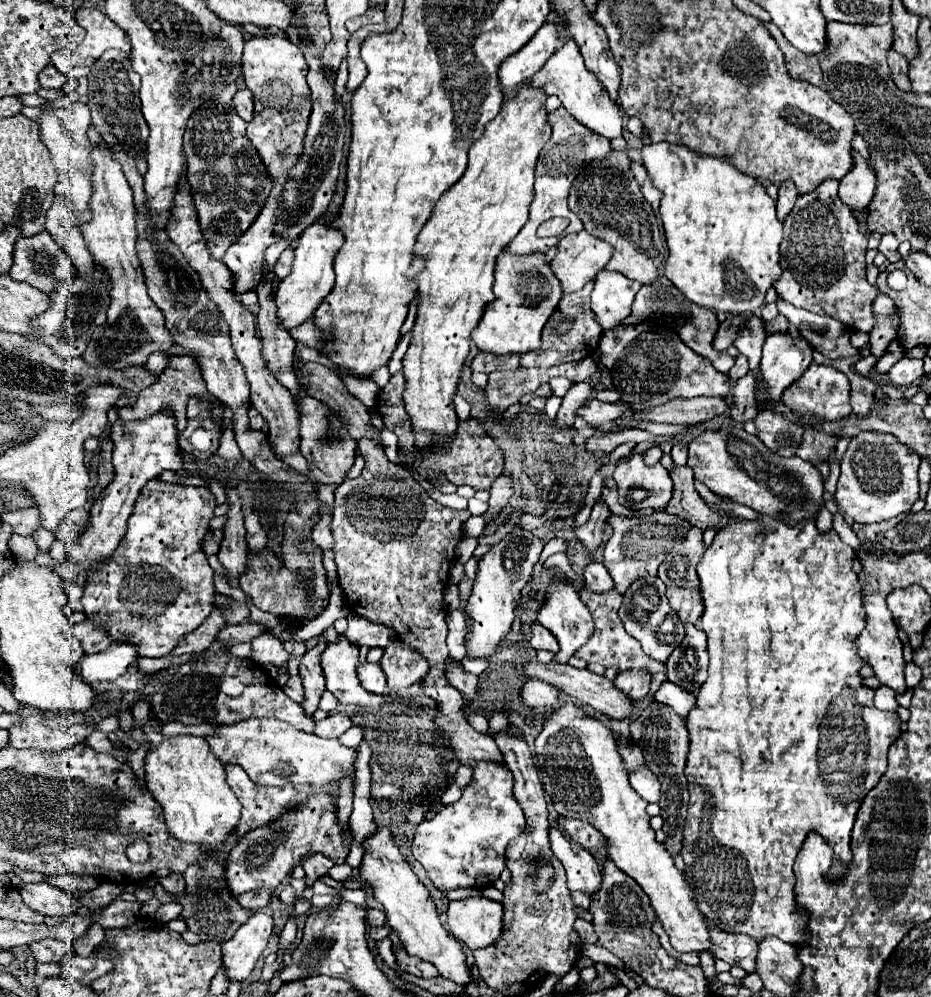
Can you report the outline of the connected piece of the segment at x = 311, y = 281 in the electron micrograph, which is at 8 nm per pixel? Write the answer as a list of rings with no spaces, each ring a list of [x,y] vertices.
[[[327,212],[321,214],[311,226],[307,226],[303,230],[303,234],[297,238],[293,270],[287,278],[283,278],[279,282],[277,292],[275,292],[277,314],[279,314],[283,328],[289,330],[289,328],[301,324],[305,318],[309,318],[315,312],[315,308],[321,304],[321,300],[331,292],[331,288],[335,284],[333,262],[343,244],[345,244],[345,236],[341,230],[329,226]]]

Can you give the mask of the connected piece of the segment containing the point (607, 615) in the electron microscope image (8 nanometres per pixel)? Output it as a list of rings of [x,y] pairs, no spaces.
[[[581,590],[581,600],[587,604],[587,608],[593,612],[593,620],[595,620],[595,632],[593,636],[589,638],[587,644],[583,644],[575,656],[585,660],[585,662],[597,662],[605,668],[609,666],[615,666],[619,668],[619,672],[625,672],[625,670],[647,670],[649,674],[657,674],[657,672],[665,672],[665,664],[657,662],[657,660],[651,660],[649,656],[645,656],[641,652],[641,646],[637,644],[637,640],[633,636],[629,636],[623,628],[623,622],[619,618],[619,606],[621,606],[621,600],[623,596],[617,594],[615,590],[609,590],[609,592],[591,592],[591,590]]]

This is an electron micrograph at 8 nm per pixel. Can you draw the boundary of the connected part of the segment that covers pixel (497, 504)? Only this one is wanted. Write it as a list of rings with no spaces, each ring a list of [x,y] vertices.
[[[501,474],[501,476],[493,482],[493,488],[491,488],[489,492],[491,492],[489,510],[485,512],[485,522],[487,522],[487,524],[493,520],[495,514],[501,512],[501,508],[507,504],[507,500],[509,500],[509,496],[511,496],[511,482],[509,482],[509,478],[505,478],[505,474]]]

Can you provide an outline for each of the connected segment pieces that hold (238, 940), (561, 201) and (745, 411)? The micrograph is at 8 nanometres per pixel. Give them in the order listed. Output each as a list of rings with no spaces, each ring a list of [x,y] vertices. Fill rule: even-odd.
[[[253,912],[231,940],[223,944],[223,962],[229,980],[245,980],[265,950],[273,932],[273,918],[267,912]]]
[[[557,108],[555,112],[549,112],[549,124],[553,126],[553,134],[549,138],[549,142],[543,146],[539,160],[537,160],[537,170],[535,170],[535,198],[531,202],[529,208],[529,220],[527,224],[519,230],[519,234],[509,242],[507,250],[513,254],[529,254],[529,252],[547,252],[551,248],[551,244],[555,244],[555,240],[547,240],[547,238],[539,238],[537,236],[537,228],[541,222],[553,218],[553,216],[567,216],[569,228],[567,232],[577,232],[583,230],[583,224],[579,220],[577,214],[573,214],[567,206],[567,196],[569,196],[569,188],[573,184],[573,180],[577,178],[577,172],[581,172],[581,168],[585,168],[587,164],[591,164],[597,158],[605,158],[613,152],[611,148],[611,140],[595,134],[593,130],[585,128],[583,124],[579,124],[569,112],[565,112],[565,108]]]
[[[749,372],[747,376],[739,378],[733,386],[733,404],[731,404],[731,418],[733,422],[741,424],[751,420],[759,414],[757,398],[755,398],[755,374]]]

